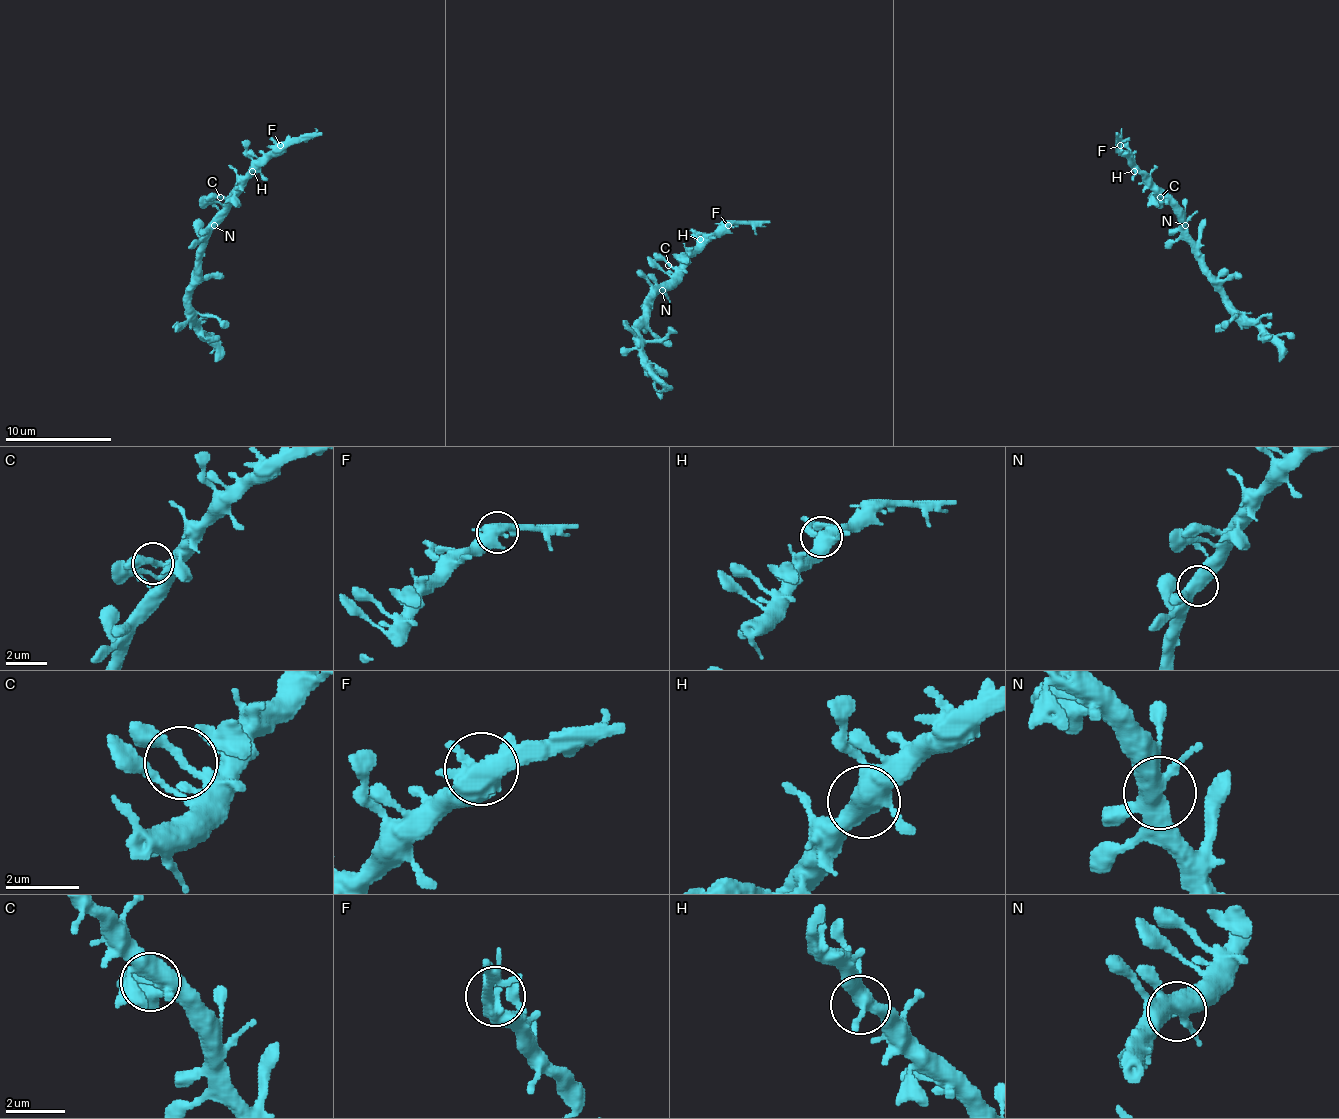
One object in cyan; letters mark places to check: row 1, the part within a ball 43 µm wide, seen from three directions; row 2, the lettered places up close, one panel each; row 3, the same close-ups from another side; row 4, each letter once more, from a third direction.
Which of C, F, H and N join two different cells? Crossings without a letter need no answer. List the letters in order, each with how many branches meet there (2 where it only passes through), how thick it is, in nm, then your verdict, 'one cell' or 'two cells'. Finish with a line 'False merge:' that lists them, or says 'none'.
C: 3 | 200 nm | one cell
F: 4 | 440 nm | one cell
H: 4 | 440 nm | one cell
N: 4 | 480 nm | one cell
False merge: none

